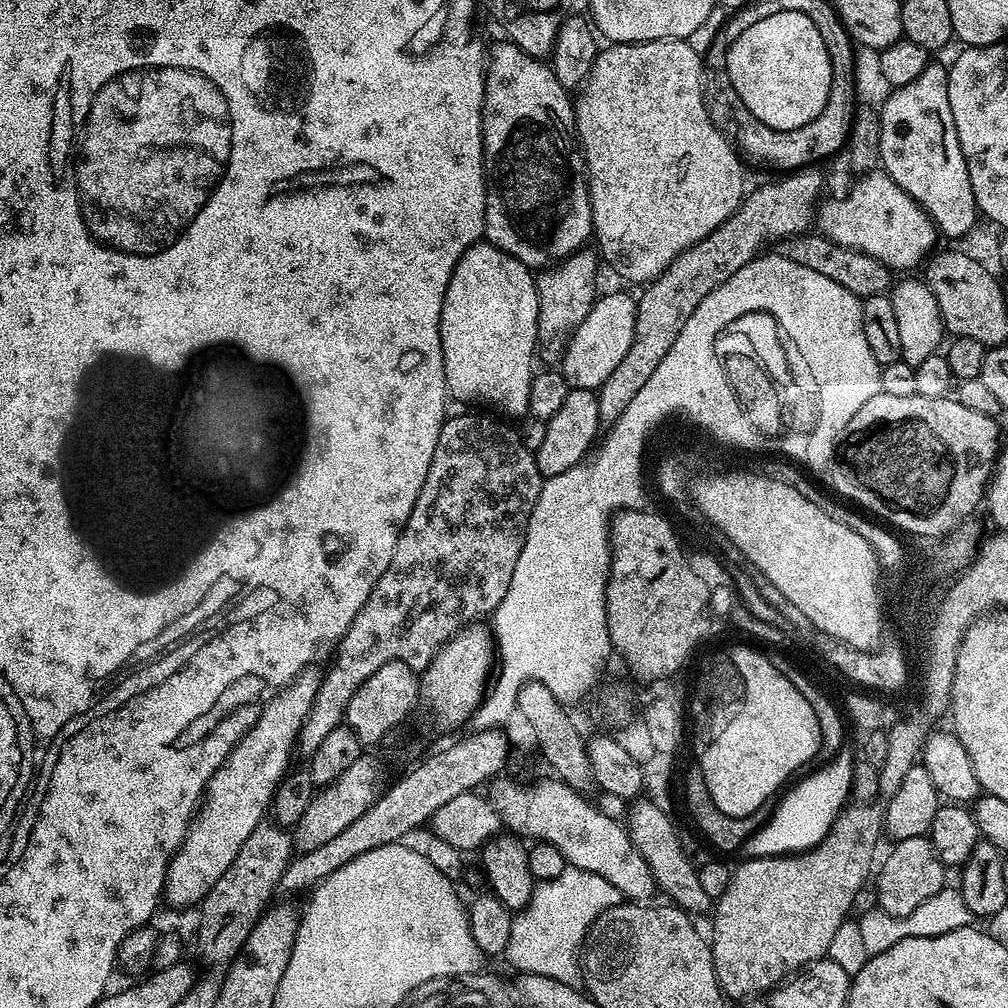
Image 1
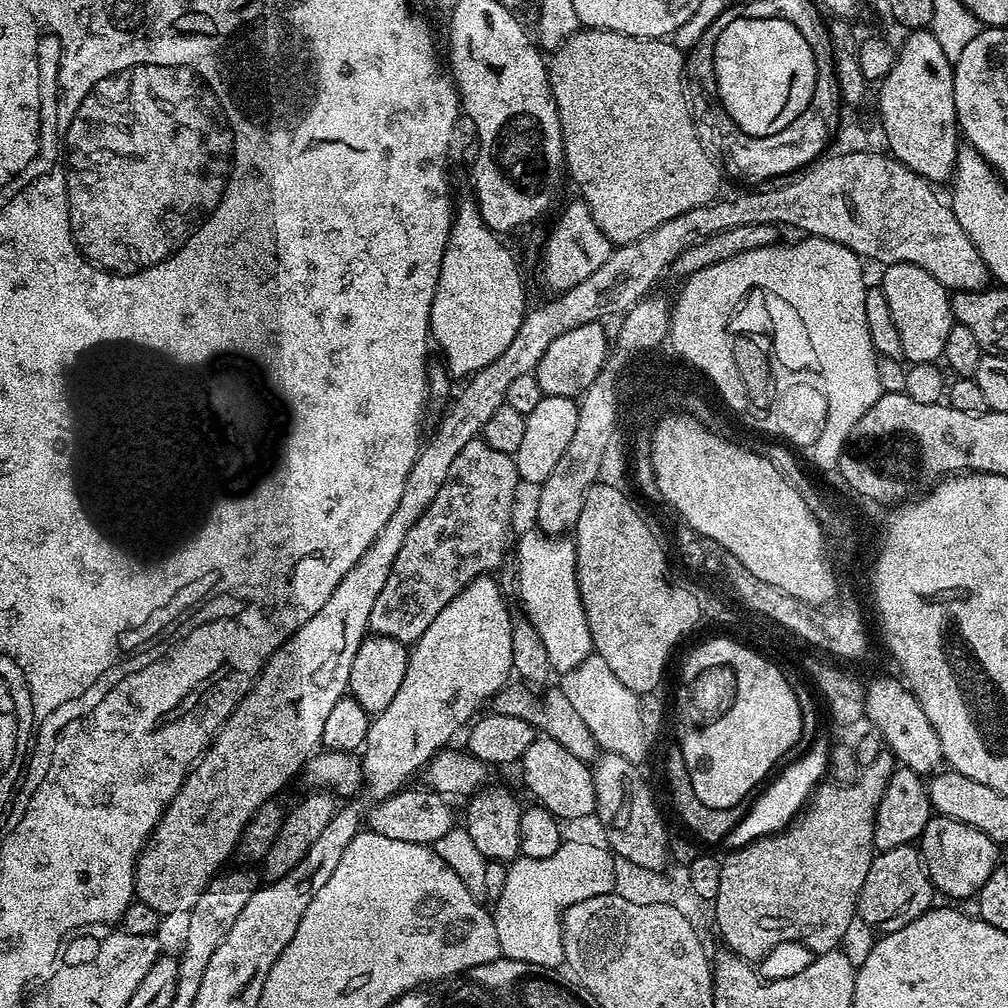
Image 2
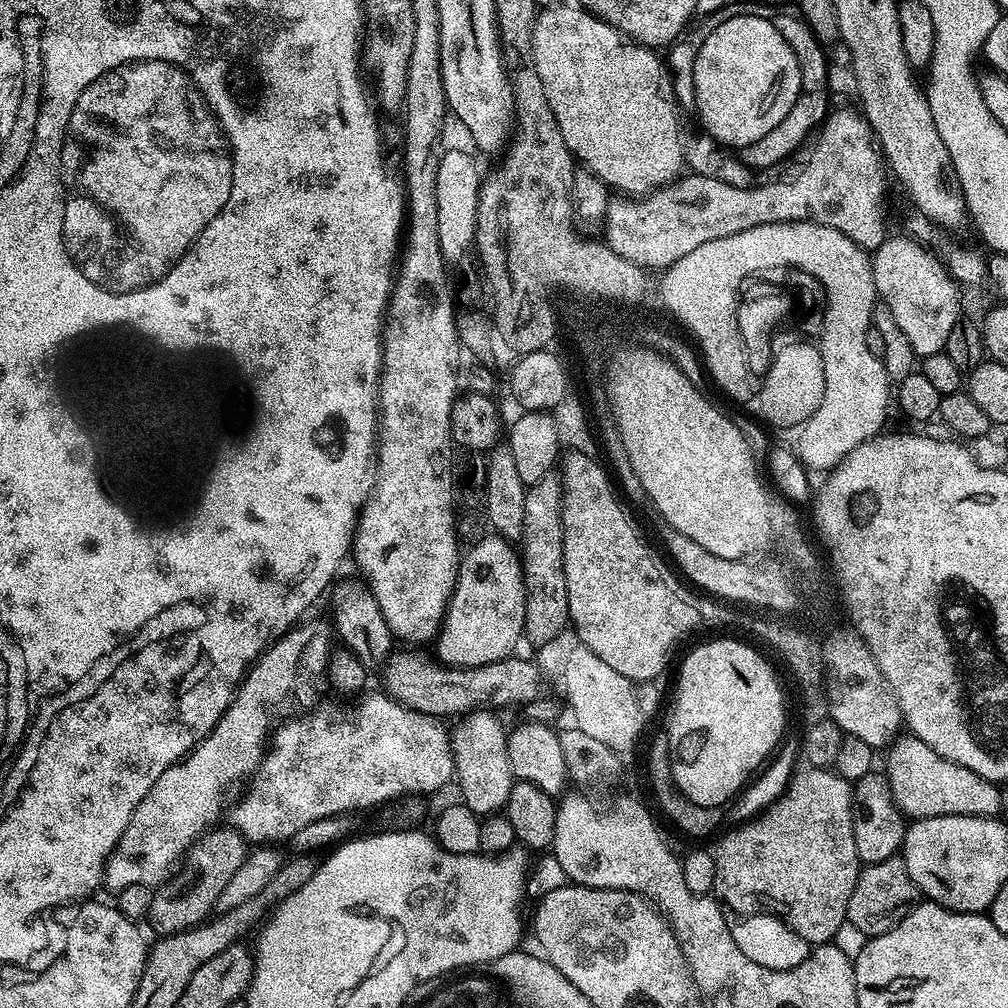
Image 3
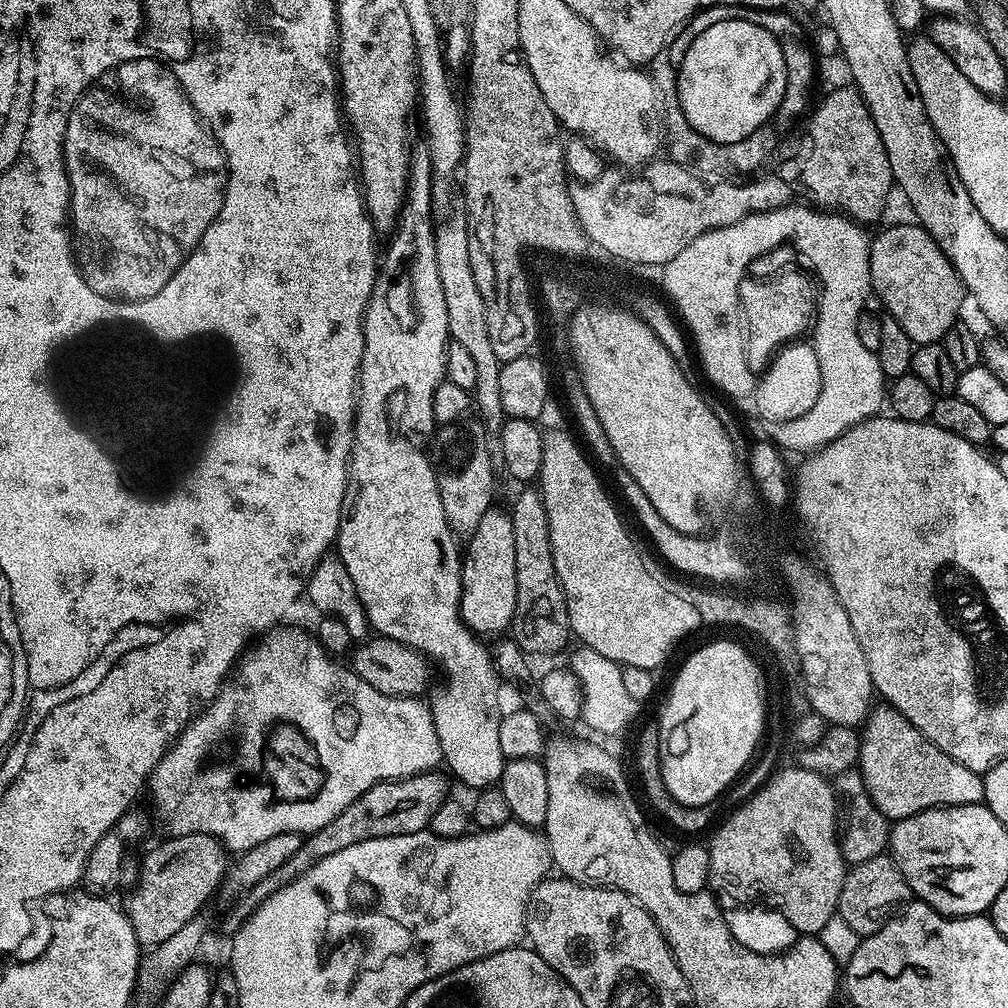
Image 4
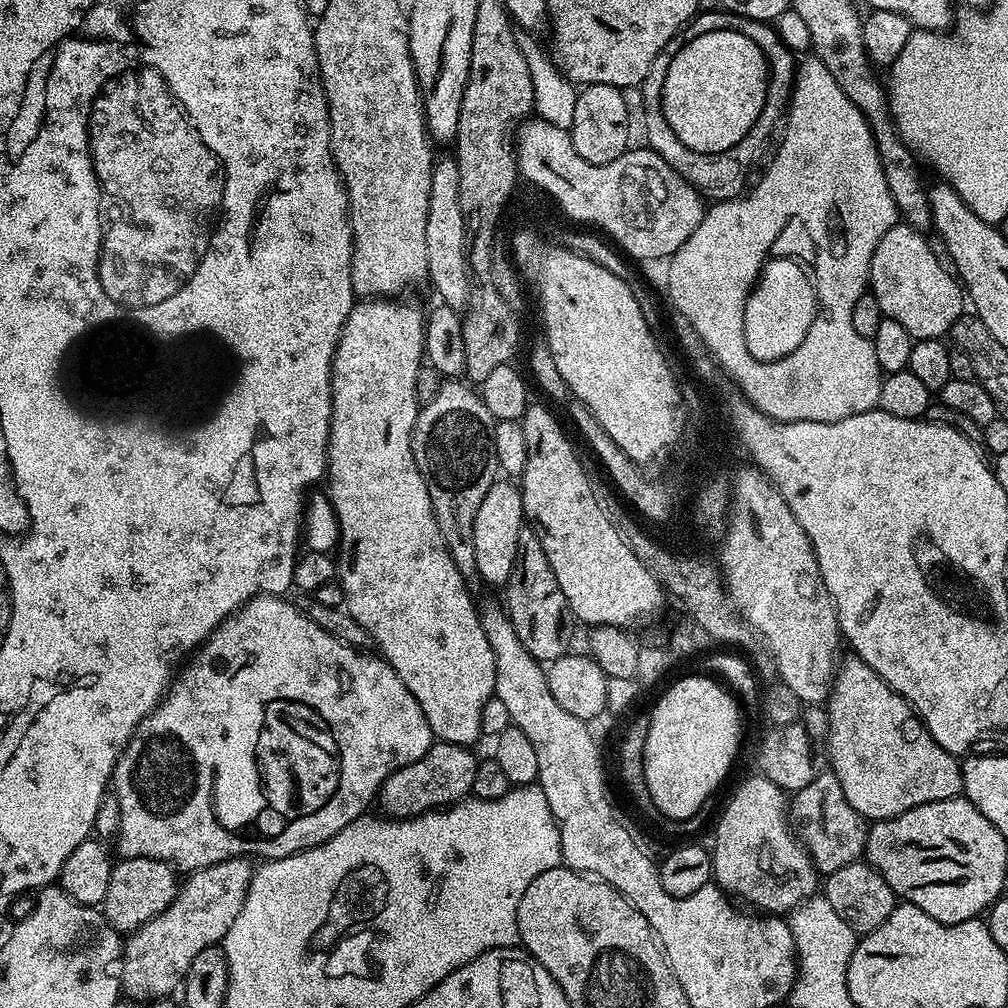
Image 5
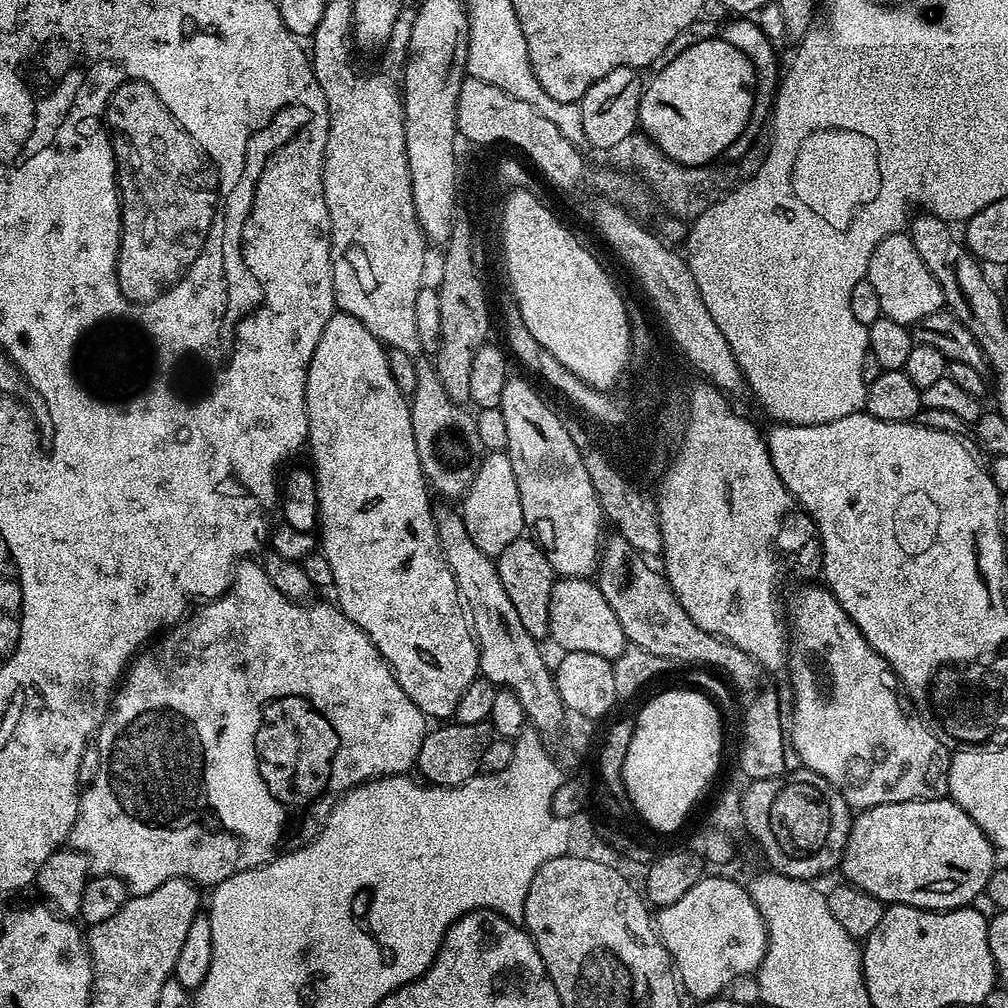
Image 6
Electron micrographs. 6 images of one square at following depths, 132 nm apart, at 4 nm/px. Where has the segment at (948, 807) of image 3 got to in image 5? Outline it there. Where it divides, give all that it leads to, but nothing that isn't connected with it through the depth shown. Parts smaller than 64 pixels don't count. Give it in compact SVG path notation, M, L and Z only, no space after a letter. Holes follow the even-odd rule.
M859 656L849 657L839 665L826 701L830 771L842 782L846 802L865 821L875 822L906 814L914 806L961 795L964 791L961 761L934 742L928 727L907 700L874 674Z

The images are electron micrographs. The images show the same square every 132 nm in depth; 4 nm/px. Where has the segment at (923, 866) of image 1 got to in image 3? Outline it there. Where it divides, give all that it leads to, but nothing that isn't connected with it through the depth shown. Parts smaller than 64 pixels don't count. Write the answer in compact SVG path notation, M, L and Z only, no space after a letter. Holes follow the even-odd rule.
M903 855L891 856L877 864L865 864L858 874L858 882L854 882L854 894L850 894L847 923L858 926L858 930L862 930L869 938L881 936L902 922L902 918L916 907L920 899L920 887L914 878L910 878Z

